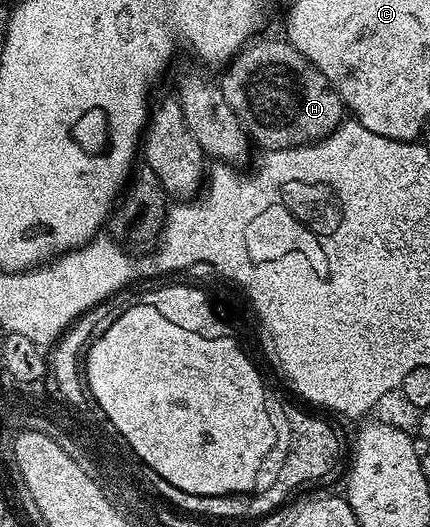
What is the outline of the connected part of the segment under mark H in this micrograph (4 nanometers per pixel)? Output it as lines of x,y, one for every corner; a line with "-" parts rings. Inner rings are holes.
255,38
246,44
220,78
220,86
232,113
255,144
266,151
305,147
317,143
344,122
342,98
331,89
329,81
285,38
-
266,95
278,102
278,115
270,115

